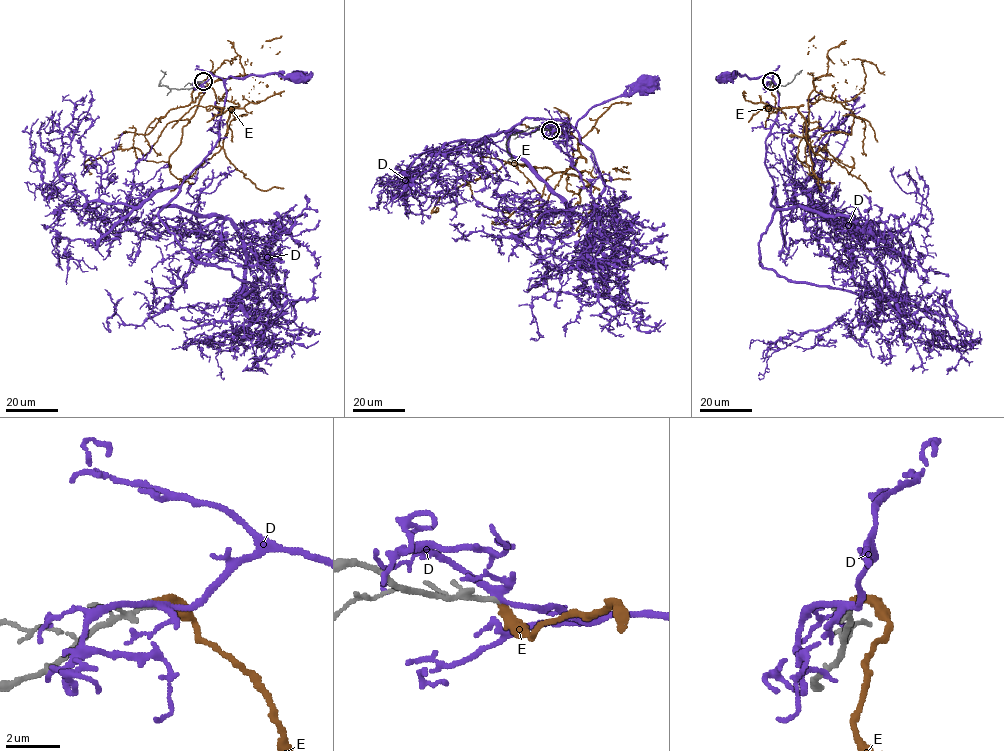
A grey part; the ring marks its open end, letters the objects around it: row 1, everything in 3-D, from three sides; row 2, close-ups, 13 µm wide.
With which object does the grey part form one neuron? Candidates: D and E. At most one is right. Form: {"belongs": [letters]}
{"belongs": ["E"]}

